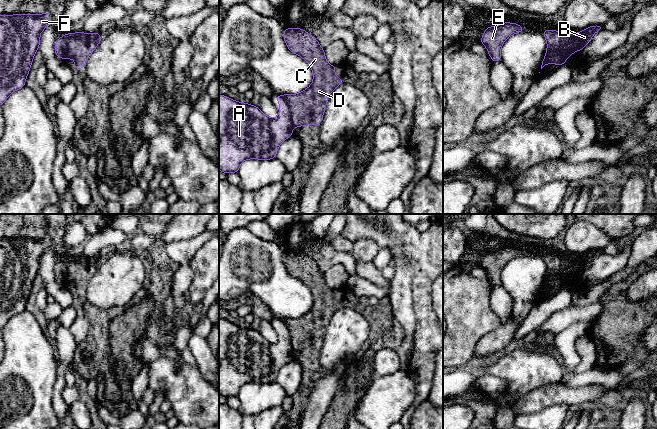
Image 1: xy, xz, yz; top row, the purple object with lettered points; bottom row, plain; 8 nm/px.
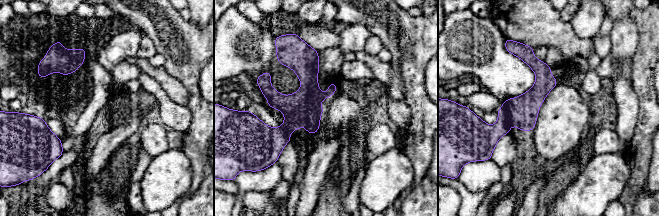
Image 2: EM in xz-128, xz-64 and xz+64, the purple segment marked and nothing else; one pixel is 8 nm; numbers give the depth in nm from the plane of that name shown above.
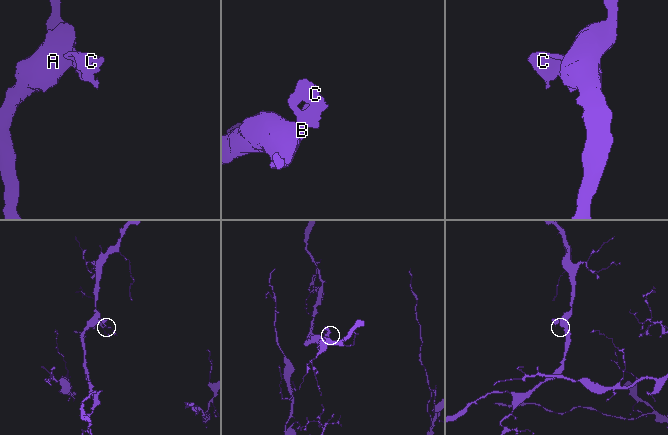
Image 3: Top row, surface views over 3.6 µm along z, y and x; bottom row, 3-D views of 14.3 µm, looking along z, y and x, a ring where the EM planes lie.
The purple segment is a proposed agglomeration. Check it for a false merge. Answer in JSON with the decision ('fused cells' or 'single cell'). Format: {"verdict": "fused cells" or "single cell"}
{"verdict": "fused cells"}

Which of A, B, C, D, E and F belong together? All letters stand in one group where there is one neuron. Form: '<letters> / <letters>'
A B F / C D E

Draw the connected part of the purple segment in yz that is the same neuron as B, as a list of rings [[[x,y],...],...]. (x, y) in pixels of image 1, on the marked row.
[[[603,25],[589,26],[587,29],[573,34],[573,37],[564,44],[564,47],[571,49],[574,52],[581,51],[588,43],[591,42],[593,34],[600,30],[604,30]]]

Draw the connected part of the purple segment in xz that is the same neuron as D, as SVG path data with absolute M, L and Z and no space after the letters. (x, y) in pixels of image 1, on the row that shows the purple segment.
M285 28L283 38L288 49L310 65L313 82L298 94L275 95L275 98L289 107L292 127L317 126L322 122L328 96L344 79L335 76L336 66L326 61L324 49L314 36L302 28Z

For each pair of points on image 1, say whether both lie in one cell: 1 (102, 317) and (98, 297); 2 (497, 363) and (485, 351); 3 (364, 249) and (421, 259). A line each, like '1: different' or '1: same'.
1: different
2: different
3: different

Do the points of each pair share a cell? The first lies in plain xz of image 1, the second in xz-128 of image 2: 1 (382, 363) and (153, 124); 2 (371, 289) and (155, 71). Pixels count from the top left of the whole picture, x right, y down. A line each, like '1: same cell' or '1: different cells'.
1: same cell
2: different cells

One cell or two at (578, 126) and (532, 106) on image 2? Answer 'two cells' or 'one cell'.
two cells

